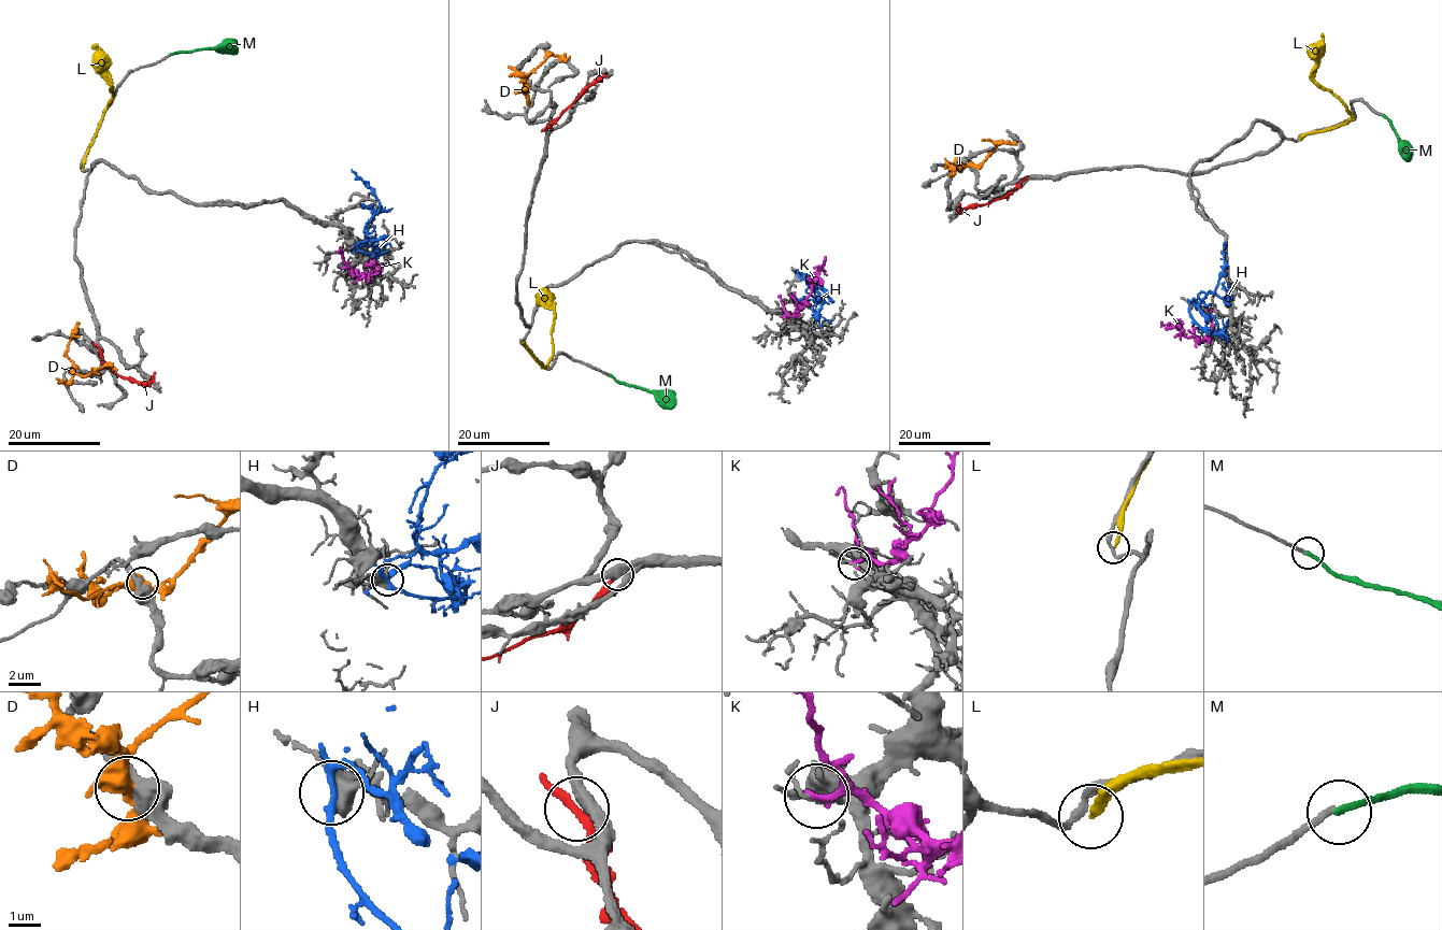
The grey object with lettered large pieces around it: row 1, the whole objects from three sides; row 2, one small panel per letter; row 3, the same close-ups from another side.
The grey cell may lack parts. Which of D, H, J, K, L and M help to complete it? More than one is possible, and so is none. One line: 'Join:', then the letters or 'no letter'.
Join: M

